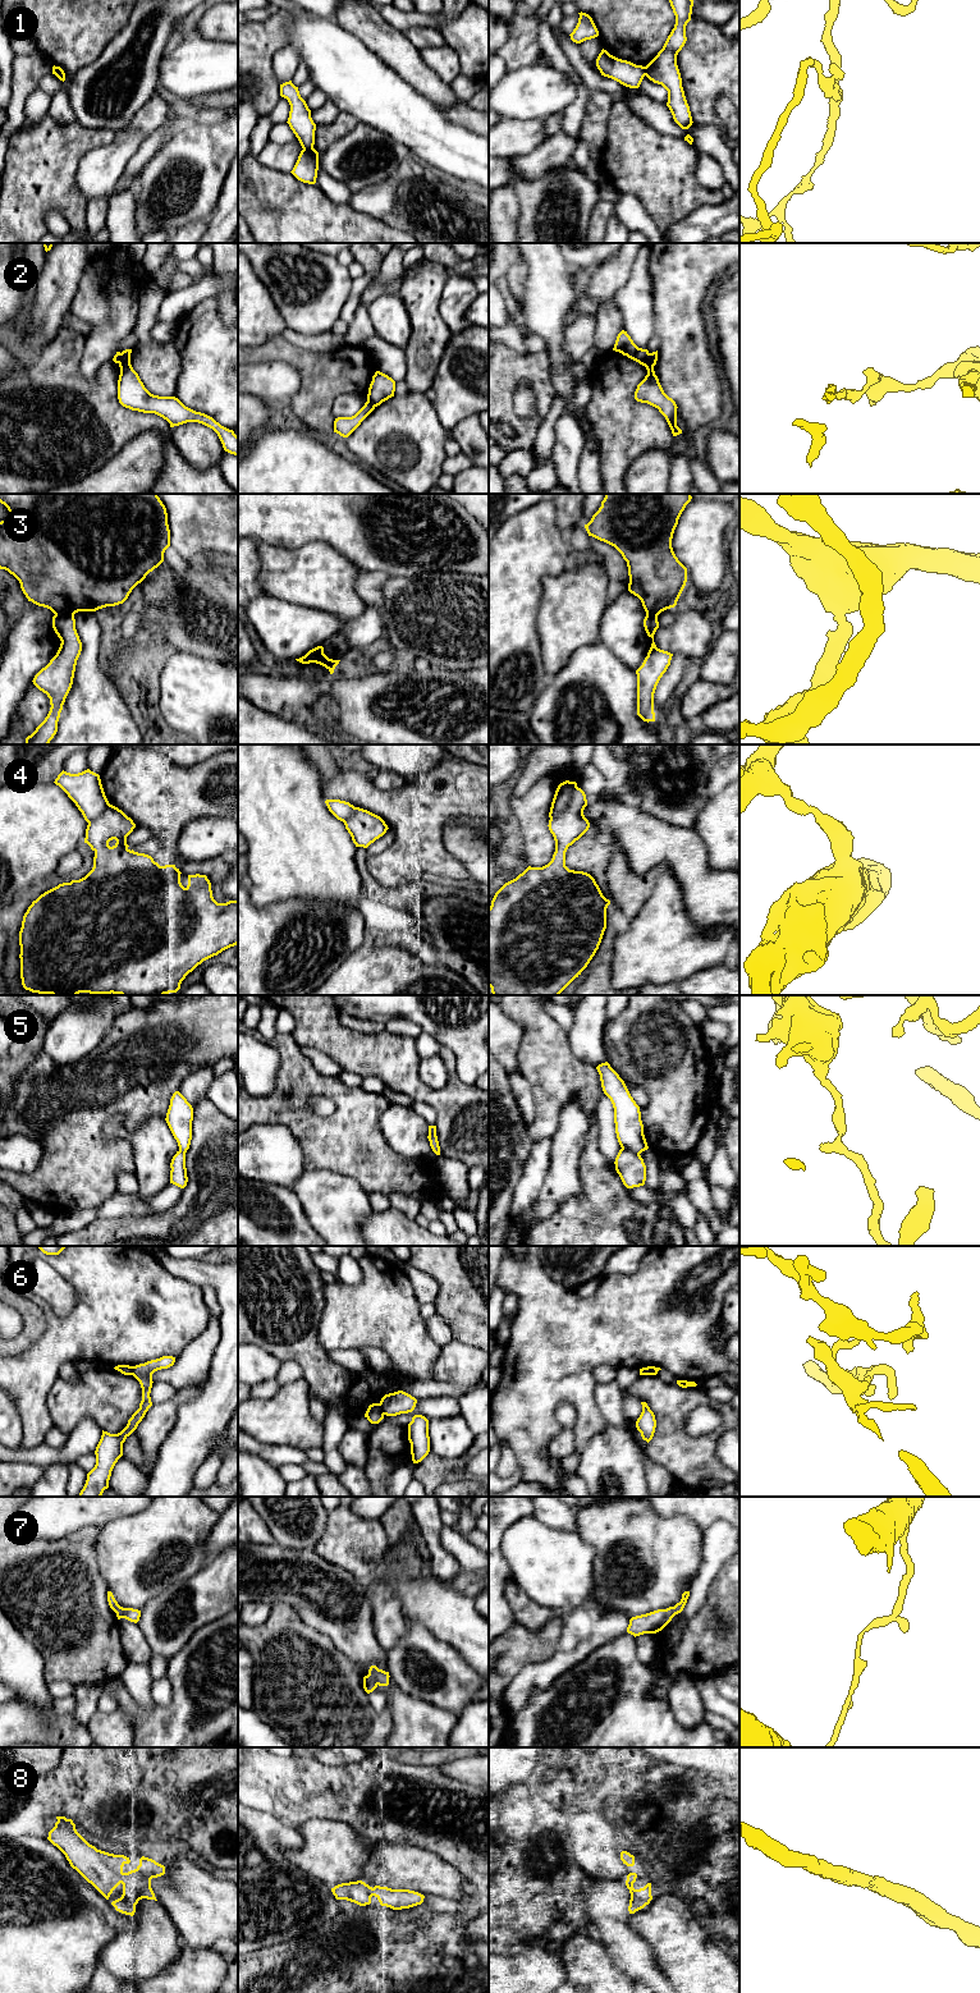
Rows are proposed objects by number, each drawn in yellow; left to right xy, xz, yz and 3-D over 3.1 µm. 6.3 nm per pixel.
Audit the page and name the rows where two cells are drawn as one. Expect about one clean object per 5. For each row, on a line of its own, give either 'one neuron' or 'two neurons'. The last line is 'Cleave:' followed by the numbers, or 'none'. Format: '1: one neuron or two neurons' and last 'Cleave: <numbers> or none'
1: two neurons
2: two neurons
3: two neurons
4: two neurons
5: two neurons
6: two neurons
7: two neurons
8: one neuron
Cleave: 1, 2, 3, 4, 5, 6, 7

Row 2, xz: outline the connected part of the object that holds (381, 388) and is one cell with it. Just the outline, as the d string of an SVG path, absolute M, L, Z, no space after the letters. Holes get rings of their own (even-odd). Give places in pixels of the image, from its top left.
M376 371L368 388L367 402L375 407L394 397L395 381L388 375Z

